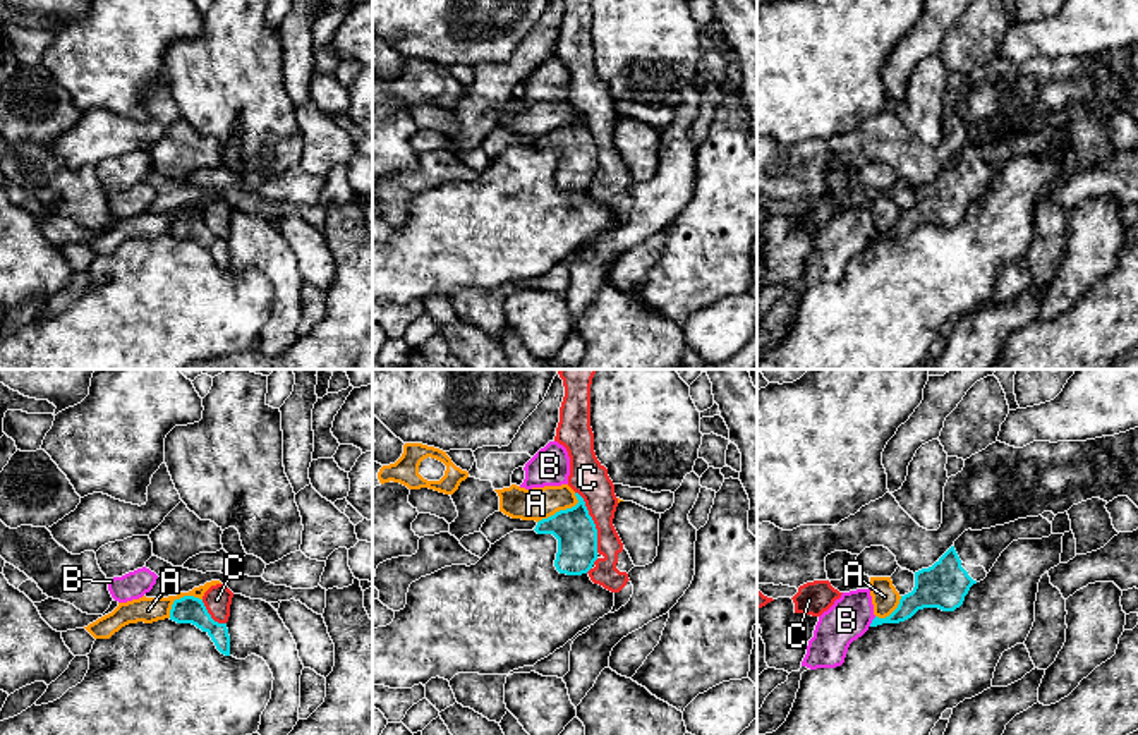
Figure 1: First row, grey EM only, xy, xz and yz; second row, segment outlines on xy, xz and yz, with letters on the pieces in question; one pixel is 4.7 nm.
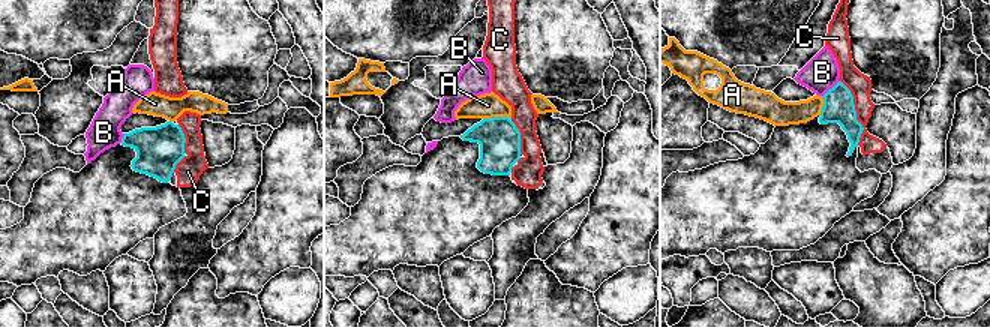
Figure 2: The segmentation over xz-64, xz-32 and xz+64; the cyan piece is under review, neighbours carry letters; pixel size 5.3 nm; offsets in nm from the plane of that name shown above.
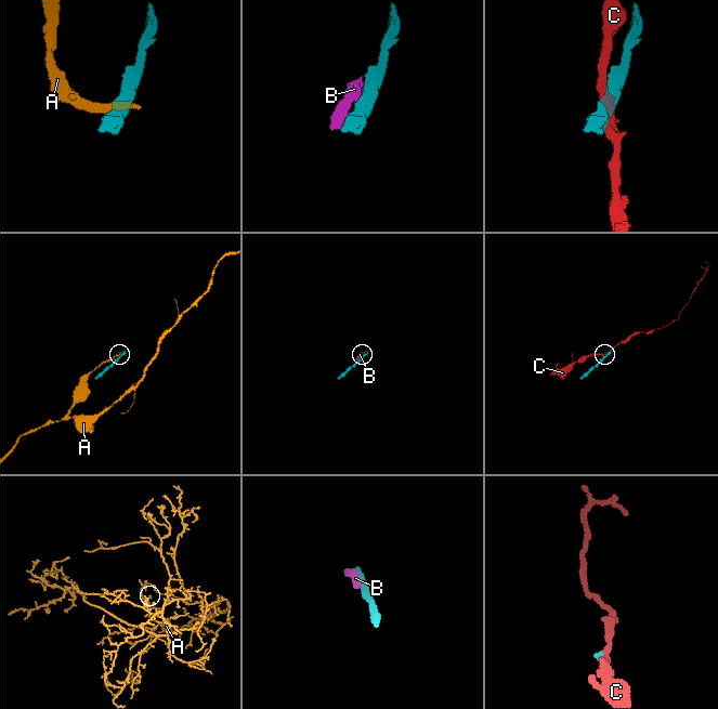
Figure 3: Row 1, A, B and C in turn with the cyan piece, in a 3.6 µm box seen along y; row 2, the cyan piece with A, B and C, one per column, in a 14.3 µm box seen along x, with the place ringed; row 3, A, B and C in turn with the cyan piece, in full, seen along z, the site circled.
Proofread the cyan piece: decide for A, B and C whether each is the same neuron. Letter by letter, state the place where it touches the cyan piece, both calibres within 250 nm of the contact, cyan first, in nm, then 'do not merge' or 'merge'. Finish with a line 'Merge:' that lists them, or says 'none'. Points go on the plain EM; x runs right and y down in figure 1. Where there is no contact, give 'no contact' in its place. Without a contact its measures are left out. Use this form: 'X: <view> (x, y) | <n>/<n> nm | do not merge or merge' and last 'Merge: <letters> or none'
A: xz (562, 126) | 190/150 nm | do not merge
B: yz (872, 237) | 100/200 nm | do not merge
C: xz (593, 138) | 190/170 nm | do not merge
Merge: none

